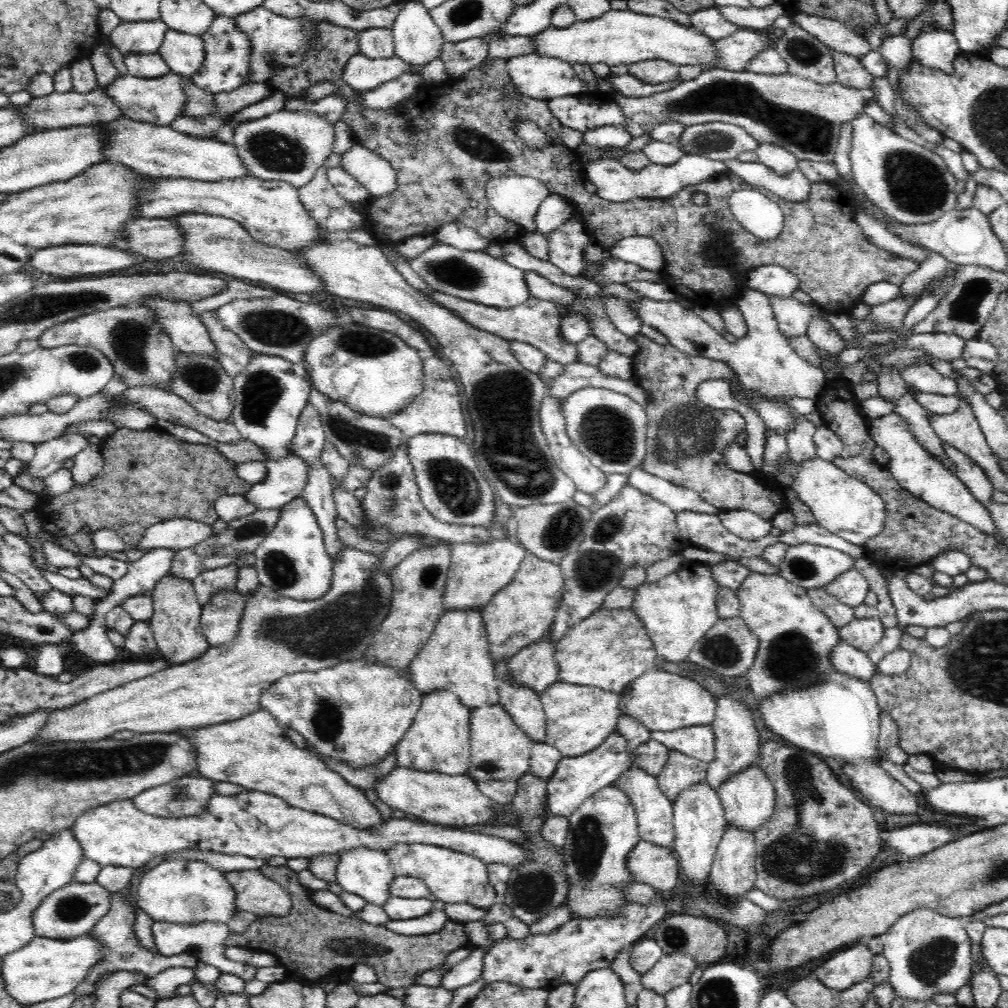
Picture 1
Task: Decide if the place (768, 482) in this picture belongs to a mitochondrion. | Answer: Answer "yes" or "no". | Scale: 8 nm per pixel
no

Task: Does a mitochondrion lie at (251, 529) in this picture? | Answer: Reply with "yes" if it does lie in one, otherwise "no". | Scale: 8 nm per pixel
yes

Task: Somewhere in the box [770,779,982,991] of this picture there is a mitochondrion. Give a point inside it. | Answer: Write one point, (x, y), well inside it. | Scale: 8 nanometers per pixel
(930, 962)

